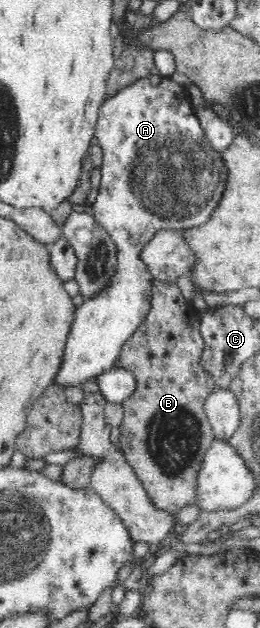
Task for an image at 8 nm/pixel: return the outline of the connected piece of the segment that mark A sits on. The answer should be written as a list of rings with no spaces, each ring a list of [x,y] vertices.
[[[170,77],[156,81],[140,79],[106,99],[99,110],[94,136],[98,140],[98,146],[102,148],[103,160],[98,196],[92,206],[90,218],[98,221],[116,243],[118,266],[111,283],[93,299],[84,298],[84,304],[76,310],[64,344],[60,368],[54,376],[54,384],[60,389],[62,386],[81,386],[90,378],[113,367],[119,356],[120,346],[136,332],[136,328],[149,314],[150,280],[153,276],[148,273],[146,265],[140,262],[140,252],[160,228],[179,232],[182,228],[192,228],[208,222],[221,200],[227,176],[220,153],[212,150],[205,142],[189,93]]]

